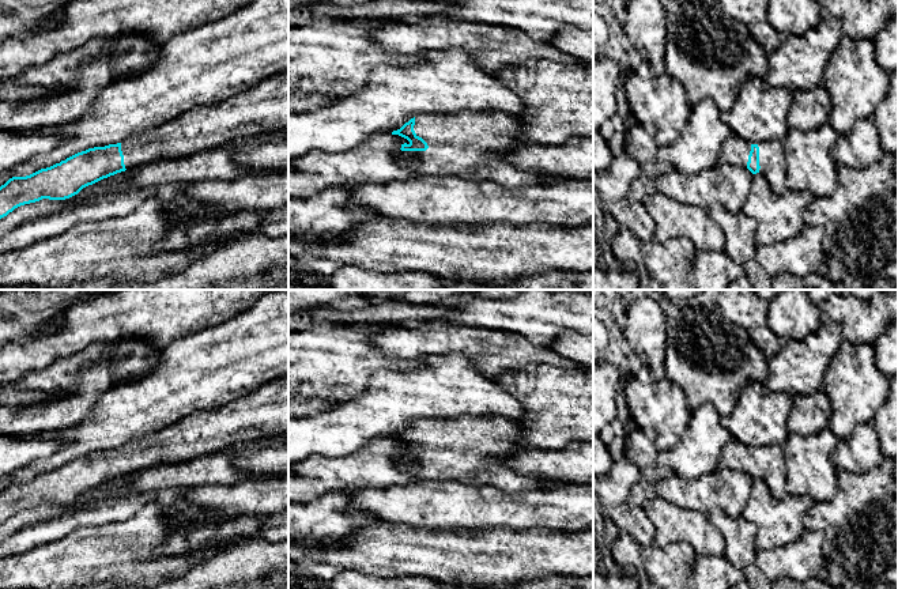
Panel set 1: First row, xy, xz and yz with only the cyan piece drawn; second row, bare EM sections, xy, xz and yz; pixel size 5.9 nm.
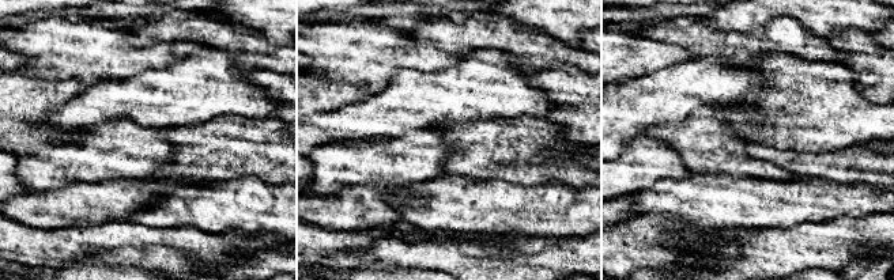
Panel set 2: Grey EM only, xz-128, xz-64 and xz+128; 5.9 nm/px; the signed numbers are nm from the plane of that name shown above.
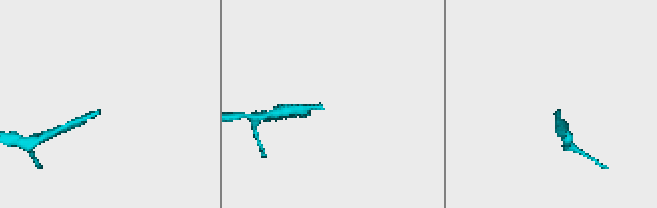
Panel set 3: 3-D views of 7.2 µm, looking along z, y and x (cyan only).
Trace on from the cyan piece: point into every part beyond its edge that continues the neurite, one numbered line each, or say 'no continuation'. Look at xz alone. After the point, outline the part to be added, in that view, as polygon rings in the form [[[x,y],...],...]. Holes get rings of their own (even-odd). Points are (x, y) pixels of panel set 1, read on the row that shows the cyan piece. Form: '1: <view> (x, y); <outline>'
1: xz (466, 144); [[[502,112],[419,114],[414,131],[429,148],[405,151],[414,155],[408,167],[418,175],[457,175],[467,181],[494,181],[509,188],[565,180],[520,171],[499,155],[501,151],[510,152],[525,146],[518,139],[522,129],[517,116]]]

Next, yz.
1: yz (735, 151); [[[733,135],[722,147],[718,155],[718,163],[733,165],[747,169],[751,146],[759,147],[759,166],[766,177],[771,190],[782,195],[786,186],[786,158],[784,155],[784,143],[778,140],[752,143]]]

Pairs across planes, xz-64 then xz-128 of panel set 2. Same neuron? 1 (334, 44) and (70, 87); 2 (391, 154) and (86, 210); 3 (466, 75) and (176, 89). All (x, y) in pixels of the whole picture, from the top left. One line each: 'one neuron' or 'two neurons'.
1: two neurons
2: two neurons
3: one neuron

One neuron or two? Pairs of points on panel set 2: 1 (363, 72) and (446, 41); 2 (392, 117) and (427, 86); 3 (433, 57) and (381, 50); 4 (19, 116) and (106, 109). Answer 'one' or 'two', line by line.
1: two
2: one
3: one
4: two

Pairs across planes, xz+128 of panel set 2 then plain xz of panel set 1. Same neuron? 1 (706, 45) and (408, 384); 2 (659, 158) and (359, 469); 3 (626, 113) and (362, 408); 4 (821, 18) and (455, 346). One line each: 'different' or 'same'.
1: different
2: same
3: same
4: different

